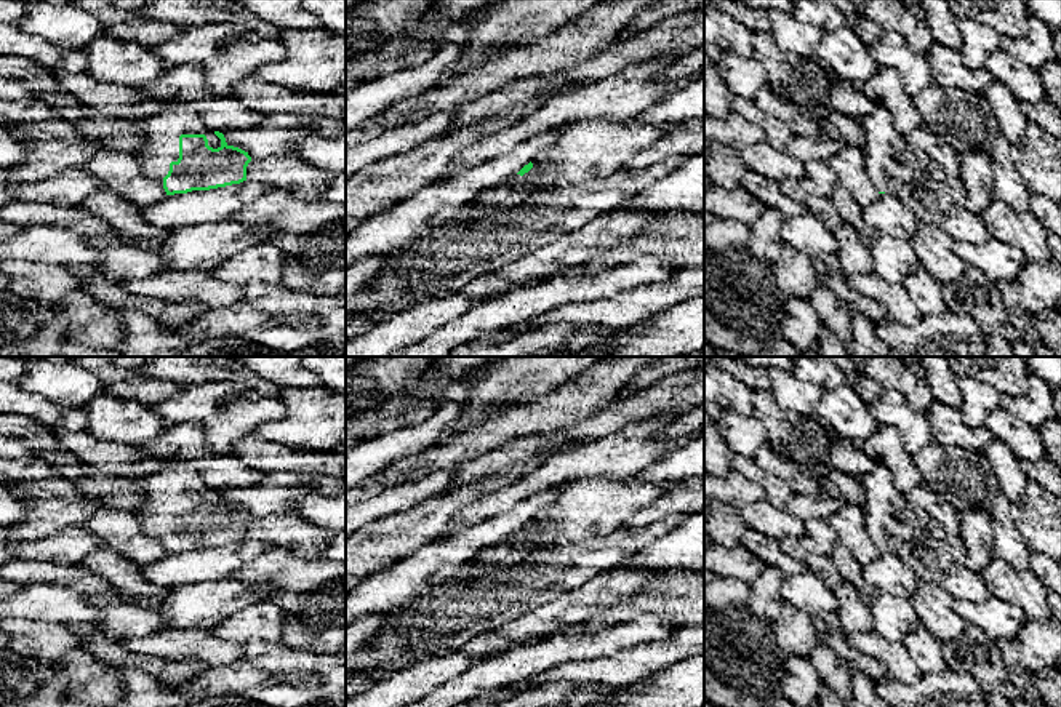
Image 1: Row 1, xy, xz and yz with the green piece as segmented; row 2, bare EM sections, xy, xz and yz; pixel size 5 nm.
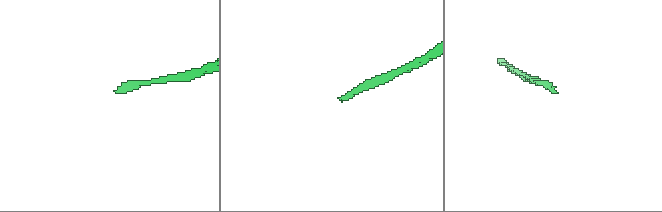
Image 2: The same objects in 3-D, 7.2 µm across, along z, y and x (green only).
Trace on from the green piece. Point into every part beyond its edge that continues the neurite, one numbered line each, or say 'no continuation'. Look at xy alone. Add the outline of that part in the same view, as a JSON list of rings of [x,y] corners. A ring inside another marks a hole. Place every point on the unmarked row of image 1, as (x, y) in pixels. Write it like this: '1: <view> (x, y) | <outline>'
1: xy (162, 488) | [[[166,462],[158,472],[139,480],[139,489],[147,499],[134,513],[141,518],[142,531],[160,542],[170,529],[170,521],[179,517],[181,493],[205,493],[210,505],[221,505],[214,489],[186,462]]]

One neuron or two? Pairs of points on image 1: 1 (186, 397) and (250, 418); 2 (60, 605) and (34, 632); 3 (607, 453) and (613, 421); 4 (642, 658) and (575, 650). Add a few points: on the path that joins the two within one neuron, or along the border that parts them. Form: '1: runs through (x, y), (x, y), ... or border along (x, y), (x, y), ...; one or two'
1: runs through (202, 405), (208, 405), (216, 411), (234, 411); one
2: border along (16, 618), (53, 621), (68, 626); two
3: border along (645, 419), (629, 423), (605, 437); two
4: border along (647, 642), (616, 650), (610, 655), (575, 661); two

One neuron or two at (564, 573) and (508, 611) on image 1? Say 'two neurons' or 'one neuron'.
one neuron

